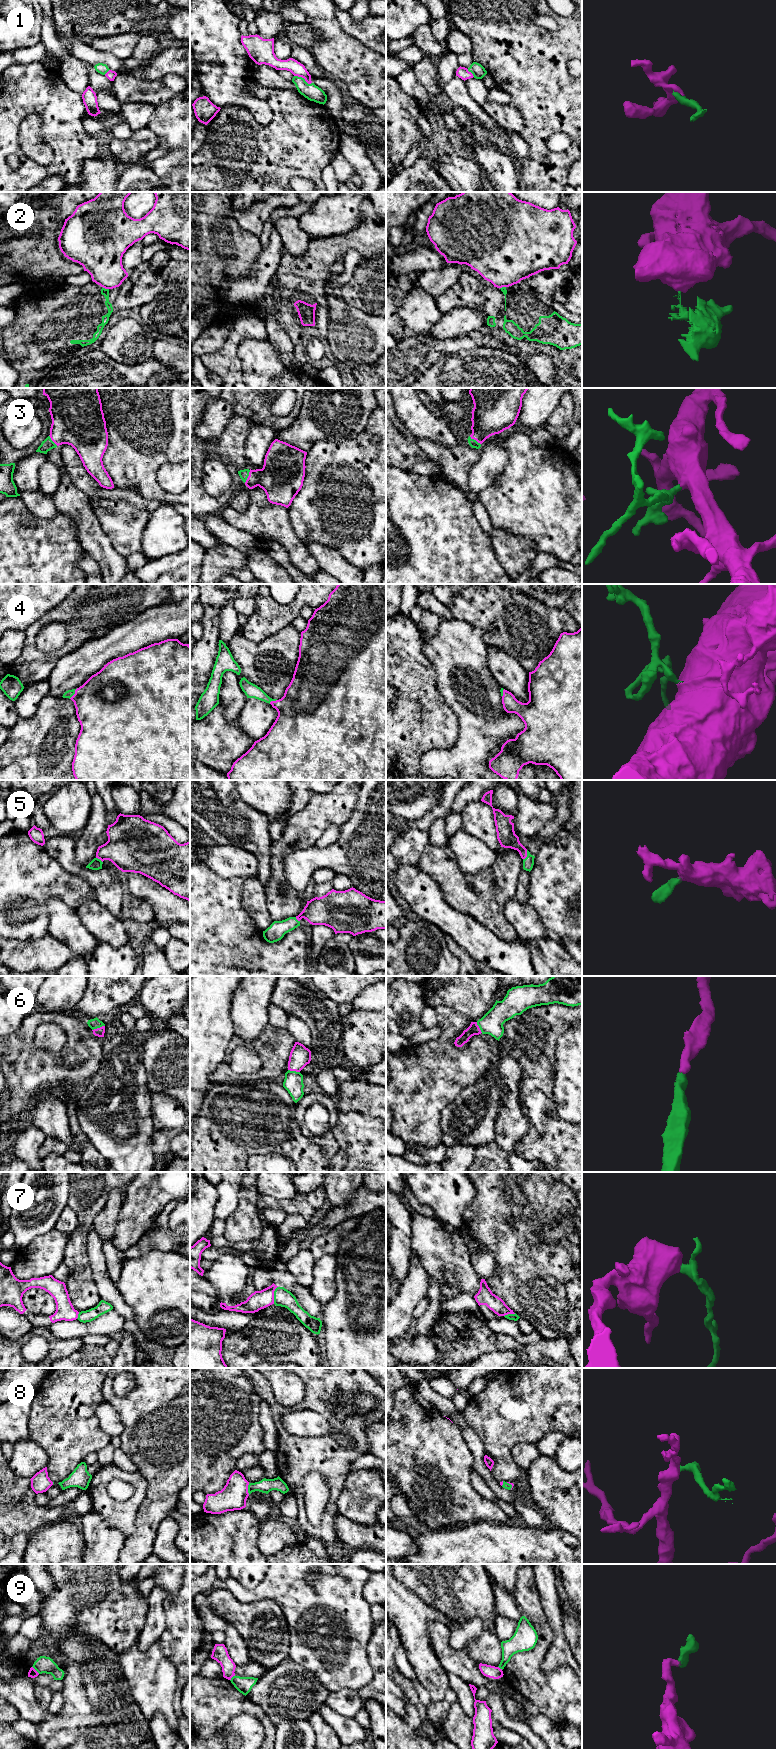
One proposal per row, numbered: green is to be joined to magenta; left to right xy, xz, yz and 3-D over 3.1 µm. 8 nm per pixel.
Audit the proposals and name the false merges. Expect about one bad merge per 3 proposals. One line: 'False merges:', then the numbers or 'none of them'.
False merges: 2, 7, 9

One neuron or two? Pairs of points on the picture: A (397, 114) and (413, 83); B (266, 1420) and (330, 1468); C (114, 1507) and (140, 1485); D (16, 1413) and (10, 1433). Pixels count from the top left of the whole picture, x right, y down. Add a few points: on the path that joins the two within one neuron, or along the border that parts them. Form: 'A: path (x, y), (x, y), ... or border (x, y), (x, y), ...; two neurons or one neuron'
A: border (396, 79), (399, 87), (409, 94), (421, 107); two neurons
B: border (269, 1404), (278, 1437), (278, 1446), (275, 1451); two neurons
C: path (123, 1507), (127, 1507), (140, 1494); one neuron
D: path (16, 1418), (17, 1427), (15, 1429); one neuron

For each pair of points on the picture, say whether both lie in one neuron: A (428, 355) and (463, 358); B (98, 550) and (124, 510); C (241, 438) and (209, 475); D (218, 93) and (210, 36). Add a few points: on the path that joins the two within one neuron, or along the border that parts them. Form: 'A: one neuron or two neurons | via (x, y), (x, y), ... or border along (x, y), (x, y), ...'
A: two neurons | border along (466, 349), (440, 357), (425, 371)
B: two neurons | border along (95, 516), (113, 548), (121, 555)
C: two neurons | border along (210, 453), (216, 453), (227, 465), (231, 482)
D: one neuron | via (224, 79), (227, 64), (218, 54), (217, 50)

